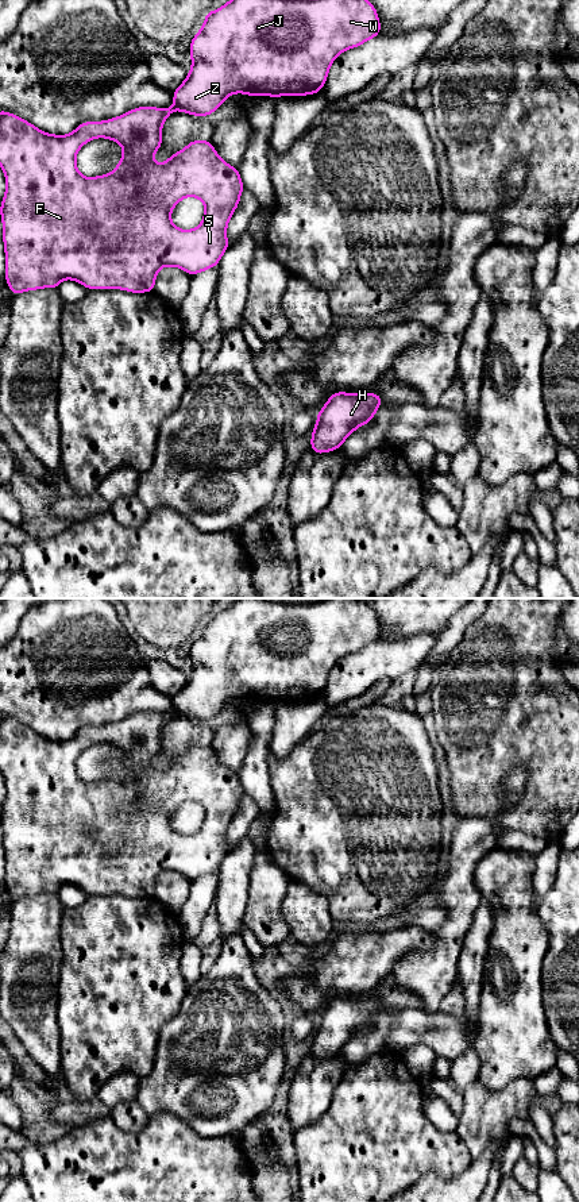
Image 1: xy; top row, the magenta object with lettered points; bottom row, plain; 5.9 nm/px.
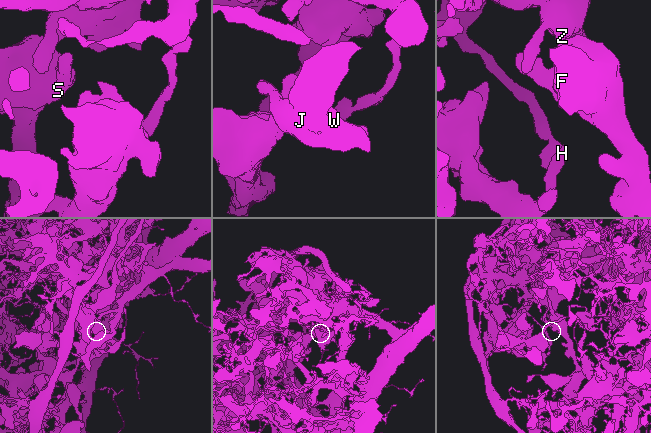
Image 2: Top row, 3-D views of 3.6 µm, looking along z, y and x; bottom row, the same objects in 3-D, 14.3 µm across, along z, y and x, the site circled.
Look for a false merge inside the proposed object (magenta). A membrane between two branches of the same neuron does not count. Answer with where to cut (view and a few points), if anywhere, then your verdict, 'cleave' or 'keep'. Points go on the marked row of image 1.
xy (174, 104), (178, 108) | cleave

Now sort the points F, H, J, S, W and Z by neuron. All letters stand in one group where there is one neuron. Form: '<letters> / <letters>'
F S / H J W Z

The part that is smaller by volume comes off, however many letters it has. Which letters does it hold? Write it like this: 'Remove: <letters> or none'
Remove: F, S

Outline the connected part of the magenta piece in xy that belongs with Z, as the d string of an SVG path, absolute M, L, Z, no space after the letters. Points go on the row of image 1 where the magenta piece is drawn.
M229 0L204 18L205 23L189 45L192 69L186 80L173 90L174 105L180 111L204 117L220 108L233 93L275 99L317 95L340 53L359 47L381 34L377 8L368 0Z

